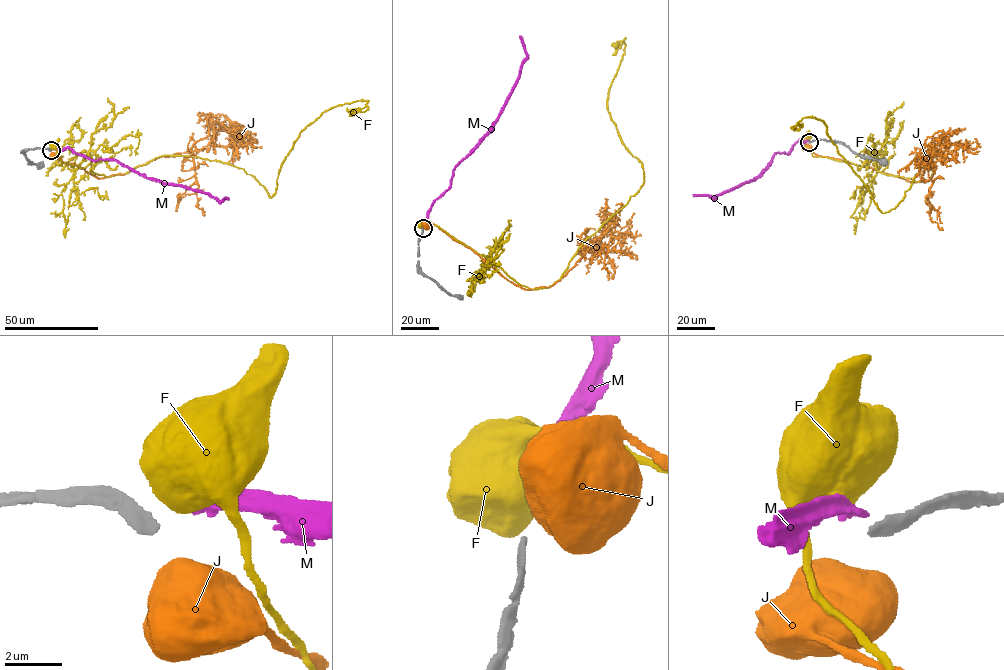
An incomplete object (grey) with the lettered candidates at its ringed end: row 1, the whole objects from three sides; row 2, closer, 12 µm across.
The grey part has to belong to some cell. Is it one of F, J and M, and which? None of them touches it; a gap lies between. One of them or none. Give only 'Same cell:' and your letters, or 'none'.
Same cell: M

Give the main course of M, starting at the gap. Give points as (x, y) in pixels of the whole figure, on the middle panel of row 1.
M: (423, 227), (432, 204), (450, 185), (456, 164), (487, 132), (519, 75), (527, 56), (519, 36)

